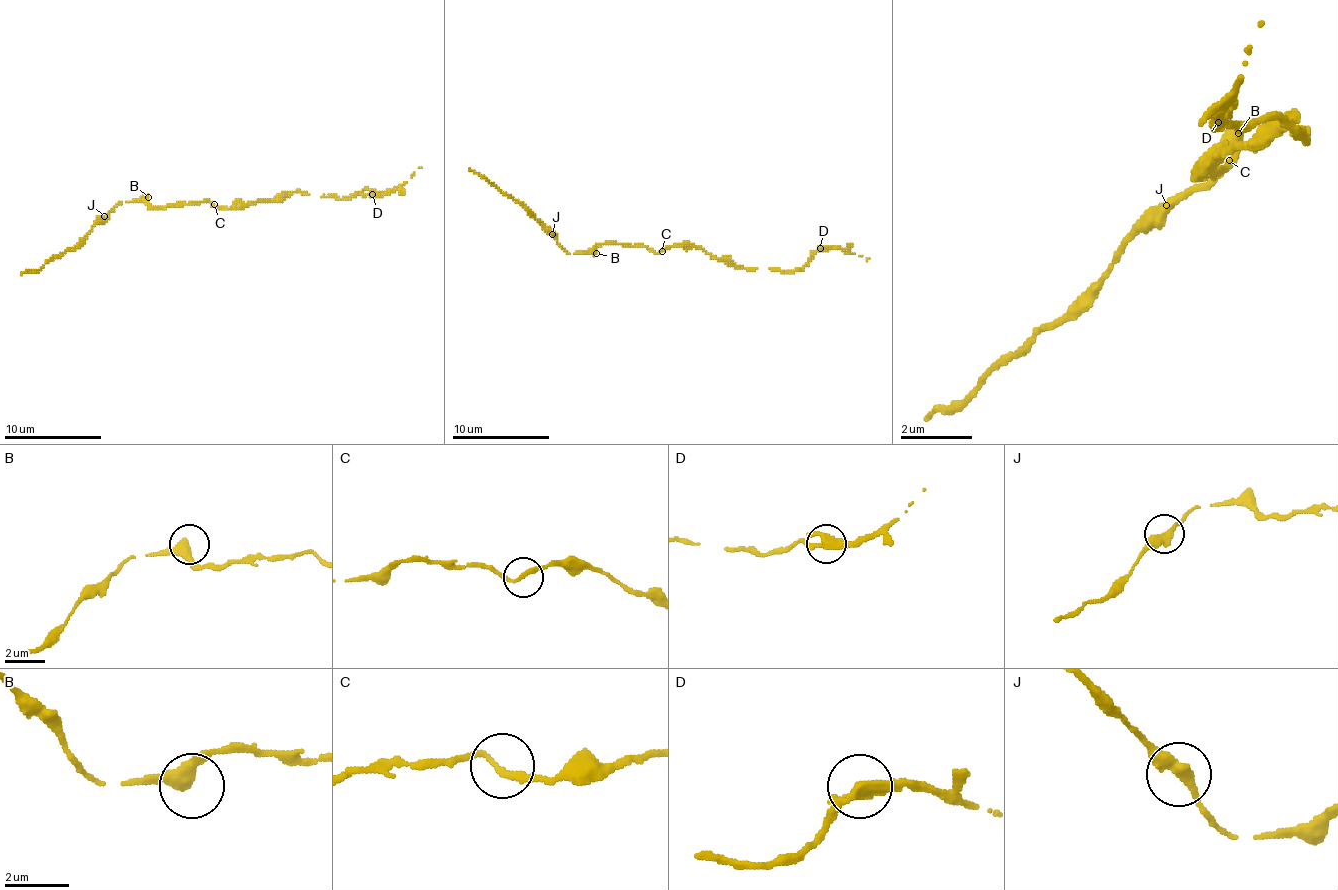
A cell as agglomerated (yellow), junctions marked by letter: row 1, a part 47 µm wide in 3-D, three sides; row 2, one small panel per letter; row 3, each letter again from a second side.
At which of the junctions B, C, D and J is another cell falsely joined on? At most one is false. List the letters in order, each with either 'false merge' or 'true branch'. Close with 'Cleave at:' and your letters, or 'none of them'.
B: true branch
C: true branch
D: true branch
J: true branch
Cleave at: none of them

